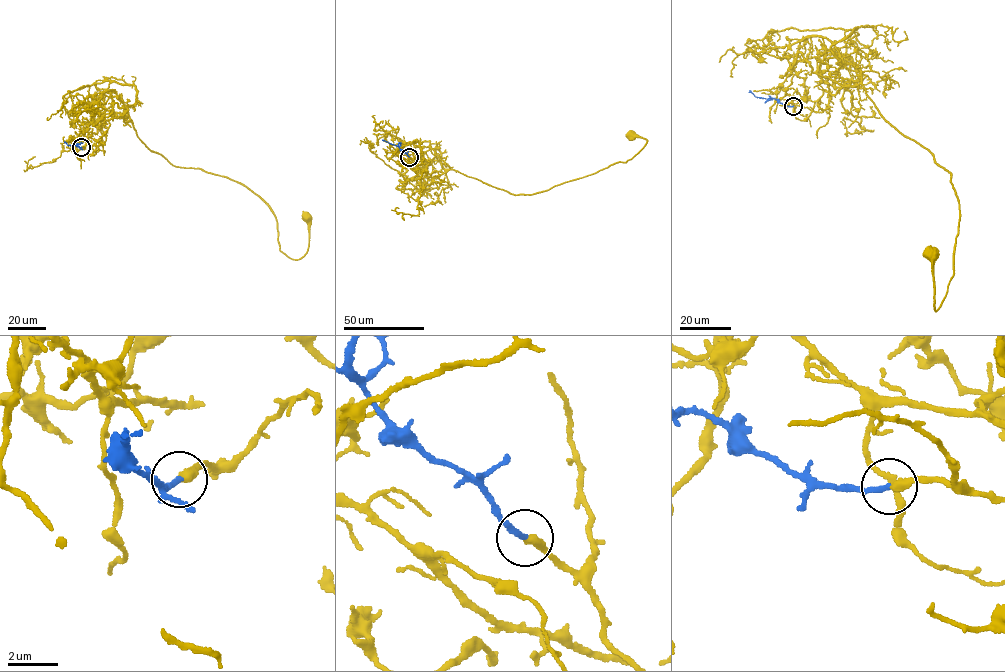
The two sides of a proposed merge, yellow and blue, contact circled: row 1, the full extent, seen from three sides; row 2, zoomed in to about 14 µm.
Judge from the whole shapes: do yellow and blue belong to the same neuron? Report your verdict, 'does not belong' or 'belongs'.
belongs

